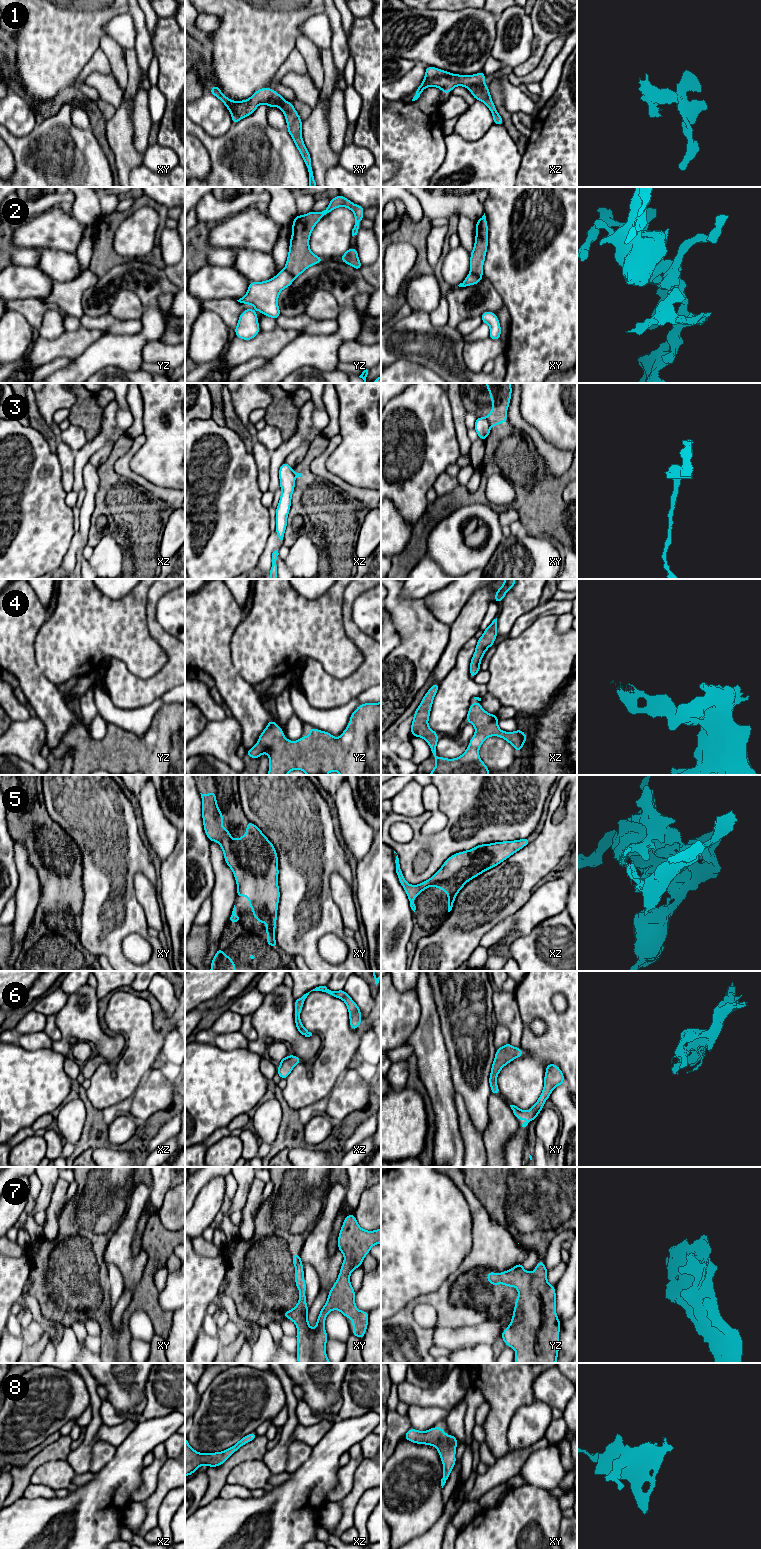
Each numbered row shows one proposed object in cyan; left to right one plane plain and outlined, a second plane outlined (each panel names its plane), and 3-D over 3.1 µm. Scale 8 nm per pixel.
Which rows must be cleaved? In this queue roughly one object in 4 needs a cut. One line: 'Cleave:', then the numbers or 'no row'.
Cleave: 2, 3

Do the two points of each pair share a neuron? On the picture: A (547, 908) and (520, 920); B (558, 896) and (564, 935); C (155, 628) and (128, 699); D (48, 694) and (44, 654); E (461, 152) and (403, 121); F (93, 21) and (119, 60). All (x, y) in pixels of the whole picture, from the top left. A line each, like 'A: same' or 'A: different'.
A: same
B: different
C: same
D: different
E: different
F: different

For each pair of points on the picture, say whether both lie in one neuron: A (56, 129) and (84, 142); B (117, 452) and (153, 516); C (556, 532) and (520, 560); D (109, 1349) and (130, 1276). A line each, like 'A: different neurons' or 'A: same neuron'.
A: same neuron
B: same neuron
C: different neurons
D: different neurons

